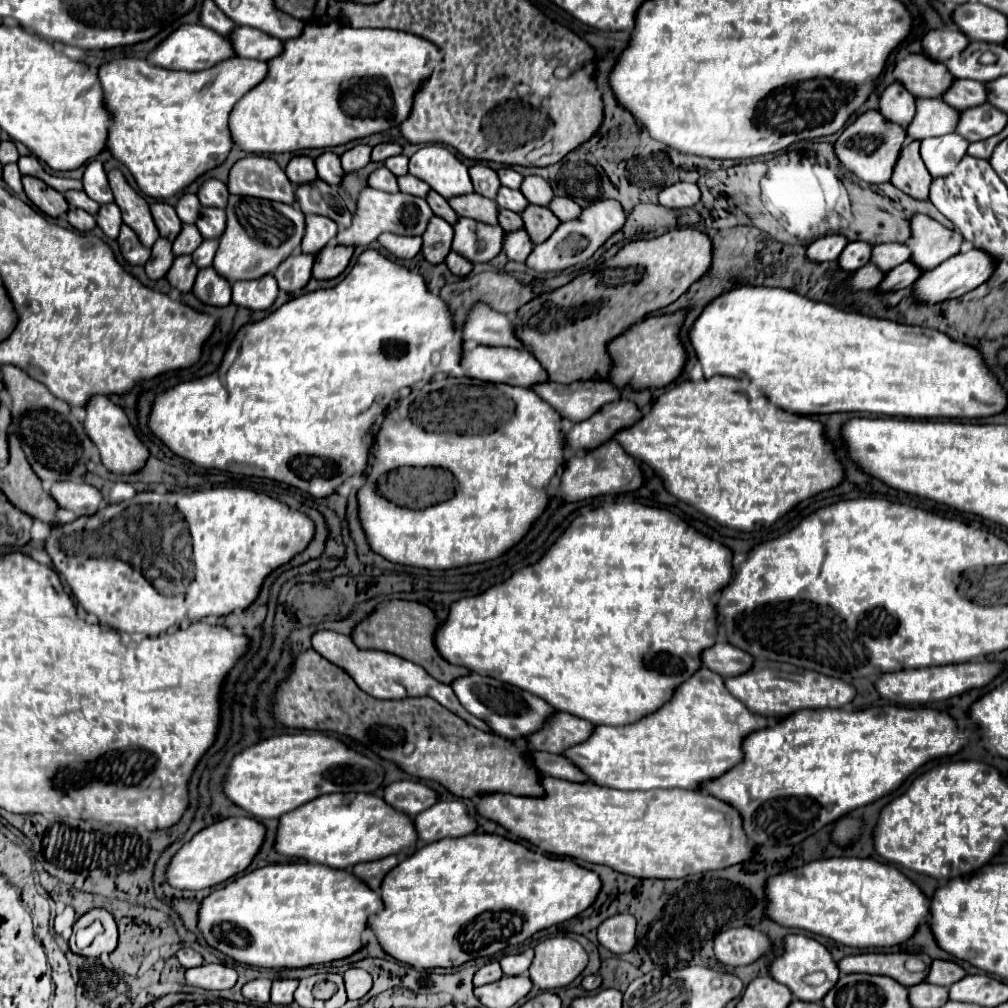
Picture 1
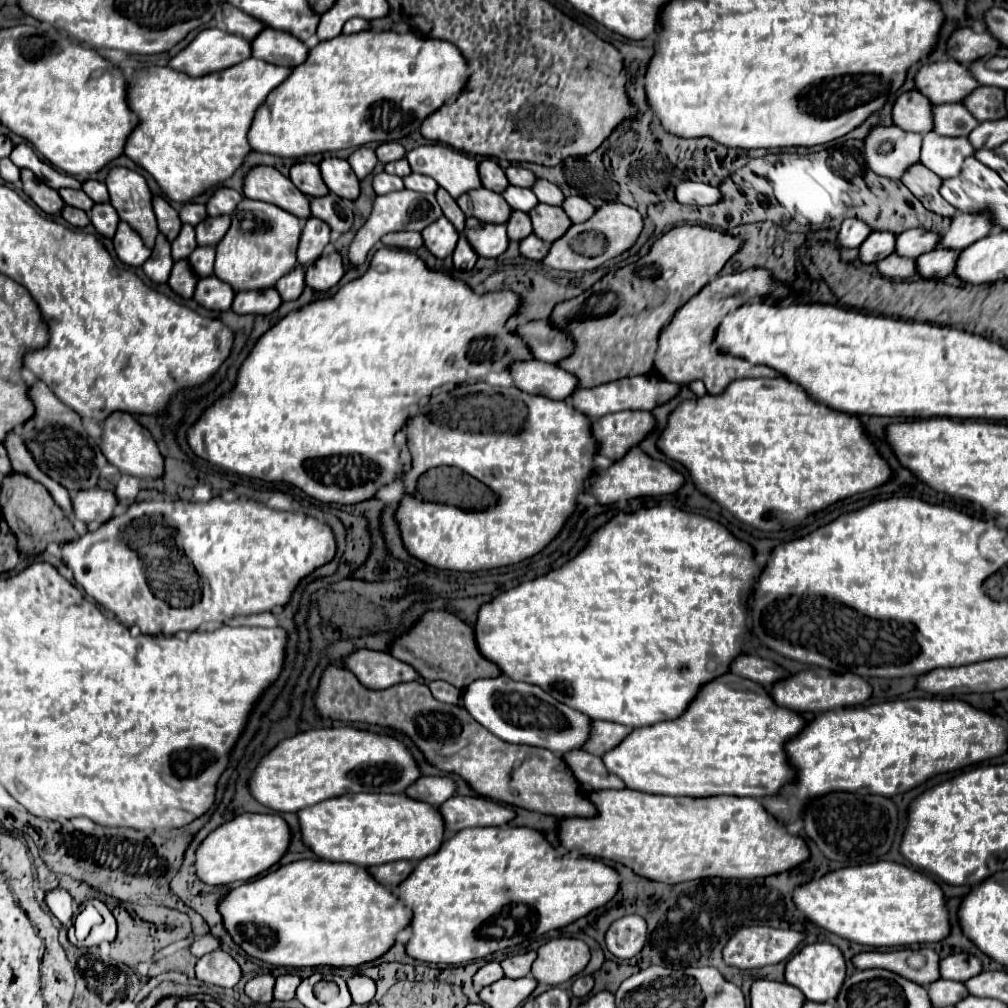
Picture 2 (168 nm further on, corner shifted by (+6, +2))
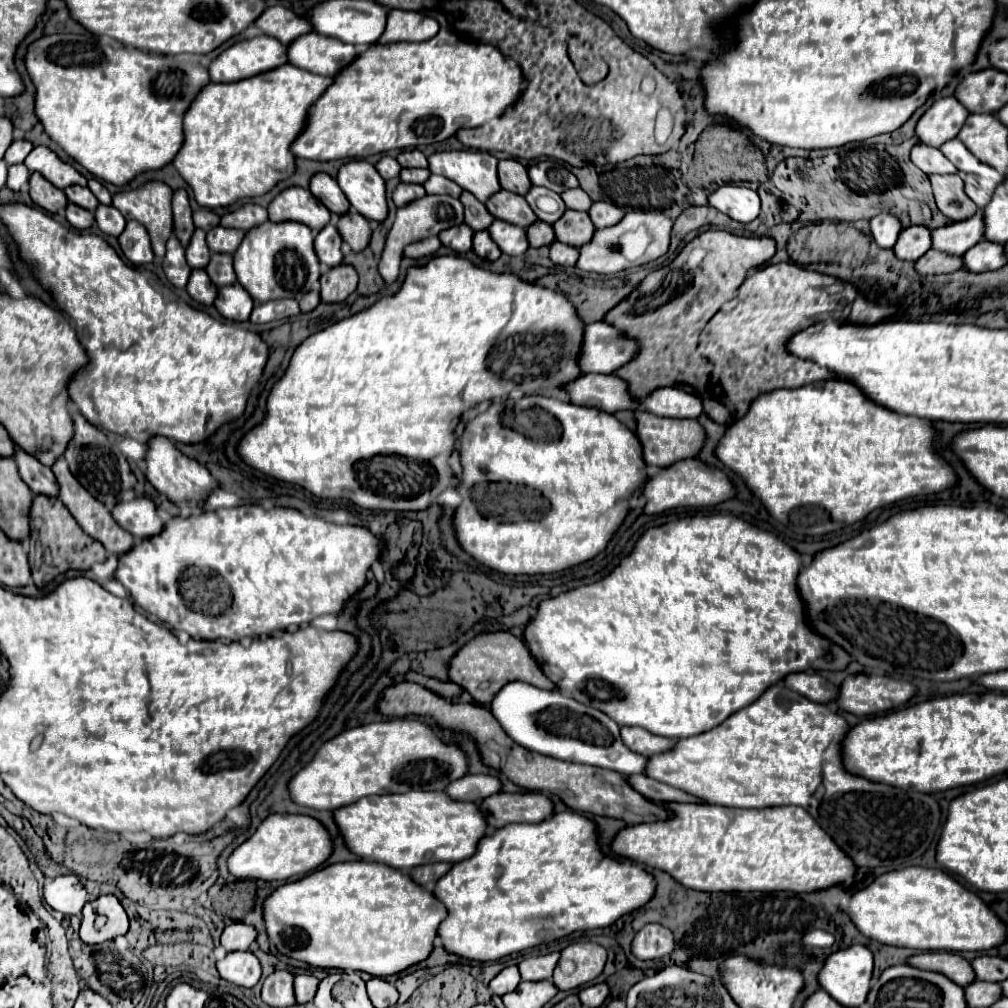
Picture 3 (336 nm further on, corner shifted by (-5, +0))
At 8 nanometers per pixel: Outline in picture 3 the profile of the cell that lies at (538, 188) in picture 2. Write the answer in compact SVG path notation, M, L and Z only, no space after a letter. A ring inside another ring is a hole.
M569 188L569 190L565 190L561 194L561 198L563 198L565 206L571 208L571 210L583 210L583 212L587 212L589 206L593 204L593 200L589 200L589 196L581 188Z

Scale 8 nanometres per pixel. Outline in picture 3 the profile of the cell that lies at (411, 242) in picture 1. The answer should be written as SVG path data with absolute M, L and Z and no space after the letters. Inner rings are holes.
M429 236L429 238L421 240L421 242L413 242L413 244L405 246L405 256L409 256L409 258L423 258L423 256L429 256L429 254L437 252L439 246L441 246L439 238L437 236Z

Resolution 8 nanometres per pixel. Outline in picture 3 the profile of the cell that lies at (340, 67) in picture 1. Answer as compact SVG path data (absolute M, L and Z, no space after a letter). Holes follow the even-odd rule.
M443 28L435 38L425 42L389 42L369 44L351 64L347 64L327 90L307 110L303 130L291 142L289 150L297 158L309 160L343 160L365 158L393 148L441 142L463 126L479 126L481 122L501 116L513 106L523 88L517 62L505 58L497 48L479 42L465 42L455 32Z

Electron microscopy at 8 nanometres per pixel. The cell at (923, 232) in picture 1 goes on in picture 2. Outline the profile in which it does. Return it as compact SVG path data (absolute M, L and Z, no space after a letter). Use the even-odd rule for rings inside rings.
M958 212L952 218L950 228L942 234L942 246L952 248L952 250L964 250L966 246L978 242L980 238L986 238L992 232L990 228L990 220L986 220L986 216L982 216L982 212L978 214L962 214Z

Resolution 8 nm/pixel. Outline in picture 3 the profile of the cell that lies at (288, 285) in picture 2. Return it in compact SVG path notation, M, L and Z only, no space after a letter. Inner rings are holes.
M309 292L309 294L305 294L301 300L299 300L299 308L301 308L301 312L311 312L315 306L319 304L319 292Z

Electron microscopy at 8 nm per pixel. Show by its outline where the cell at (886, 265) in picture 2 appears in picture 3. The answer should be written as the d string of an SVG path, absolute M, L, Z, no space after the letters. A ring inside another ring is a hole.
M931 248L917 262L913 262L913 266L915 266L915 272L919 272L923 276L927 276L927 274L949 274L949 272L955 272L961 268L961 258L941 254L941 252Z

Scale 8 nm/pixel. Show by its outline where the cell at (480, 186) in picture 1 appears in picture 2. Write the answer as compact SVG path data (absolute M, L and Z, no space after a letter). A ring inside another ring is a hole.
M486 158L486 160L482 160L480 162L480 178L482 178L482 184L484 184L484 188L488 188L488 190L492 190L492 192L504 192L506 190L506 186L510 186L510 182L506 180L506 174L504 174L504 170L498 166L498 162L496 160L492 160L492 158Z

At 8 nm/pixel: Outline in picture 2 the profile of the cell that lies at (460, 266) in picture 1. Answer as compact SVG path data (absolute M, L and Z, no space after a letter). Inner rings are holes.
M460 236L458 246L454 250L454 266L458 270L472 270L474 264L476 264L476 260L478 260L478 254L474 252L474 248L466 240L466 236Z

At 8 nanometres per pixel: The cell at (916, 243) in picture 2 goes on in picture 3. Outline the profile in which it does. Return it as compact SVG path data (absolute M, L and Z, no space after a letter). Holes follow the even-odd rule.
M981 210L965 222L953 222L931 232L931 248L953 256L961 256L965 250L975 246L977 240L981 240Z

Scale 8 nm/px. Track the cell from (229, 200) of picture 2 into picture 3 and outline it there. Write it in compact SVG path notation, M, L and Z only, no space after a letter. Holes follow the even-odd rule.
M243 204L233 212L227 212L221 216L221 226L225 228L241 228L249 230L261 222L267 220L267 210L259 204Z

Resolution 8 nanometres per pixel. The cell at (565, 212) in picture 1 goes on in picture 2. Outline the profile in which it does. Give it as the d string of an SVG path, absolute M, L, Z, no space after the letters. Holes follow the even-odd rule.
M570 196L570 200L564 200L562 208L566 210L572 222L586 222L596 212L596 208L582 196Z

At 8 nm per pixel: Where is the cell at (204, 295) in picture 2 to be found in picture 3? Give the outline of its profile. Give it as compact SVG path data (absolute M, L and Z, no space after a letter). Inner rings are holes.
M235 282L219 288L219 294L215 298L215 308L223 318L243 322L249 318L253 310L253 298Z

